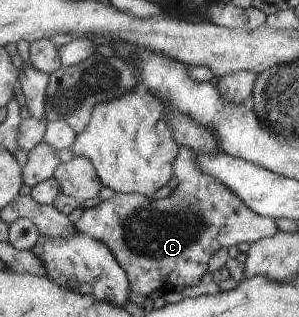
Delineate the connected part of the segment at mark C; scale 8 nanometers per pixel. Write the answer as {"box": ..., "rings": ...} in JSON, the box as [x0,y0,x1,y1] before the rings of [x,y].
{"box":[74,146,277,296],"rings":[[[181,146],[179,155],[172,165],[178,181],[177,187],[168,197],[154,200],[153,197],[146,198],[139,194],[117,192],[99,205],[83,209],[81,218],[74,223],[79,234],[97,238],[112,250],[116,260],[128,274],[131,289],[135,293],[147,296],[163,285],[171,285],[171,287],[199,285],[199,279],[207,271],[207,261],[219,247],[230,248],[243,241],[252,244],[254,241],[277,233],[277,223],[271,217],[255,213],[224,182],[206,174],[196,164],[197,156],[195,150]]]}

